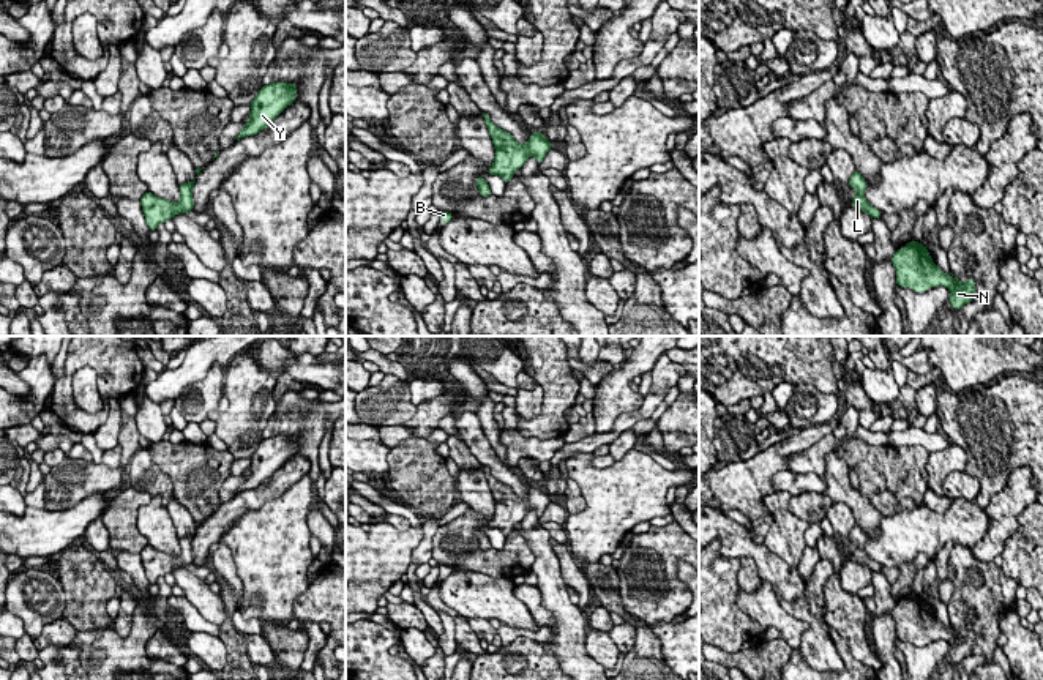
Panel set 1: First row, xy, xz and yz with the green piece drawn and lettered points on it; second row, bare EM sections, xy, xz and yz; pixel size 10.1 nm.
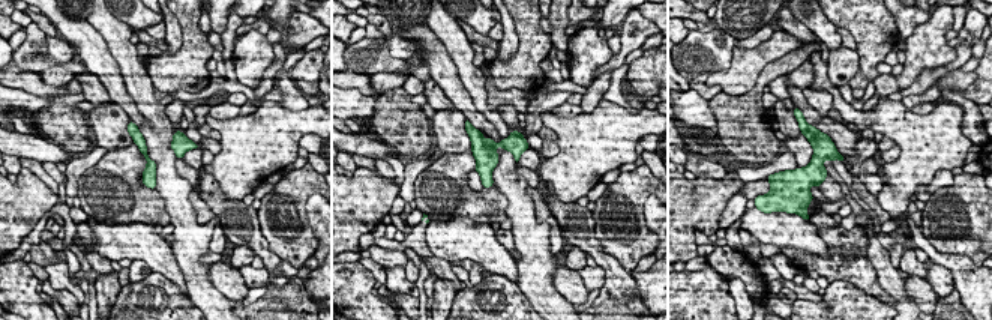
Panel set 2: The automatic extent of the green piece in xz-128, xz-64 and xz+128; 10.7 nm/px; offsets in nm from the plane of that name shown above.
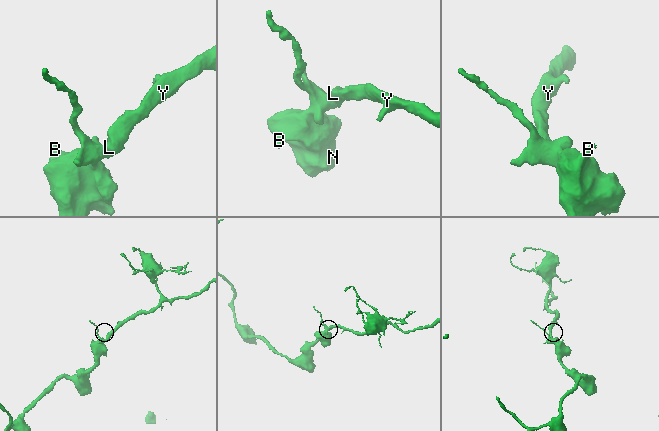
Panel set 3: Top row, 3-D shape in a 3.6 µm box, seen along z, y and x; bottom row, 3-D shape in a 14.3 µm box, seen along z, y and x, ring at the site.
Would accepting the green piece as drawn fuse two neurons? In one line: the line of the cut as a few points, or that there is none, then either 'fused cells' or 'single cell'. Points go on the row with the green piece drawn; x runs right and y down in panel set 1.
no cut; single cell

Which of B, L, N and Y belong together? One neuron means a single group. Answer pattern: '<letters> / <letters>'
B L N Y

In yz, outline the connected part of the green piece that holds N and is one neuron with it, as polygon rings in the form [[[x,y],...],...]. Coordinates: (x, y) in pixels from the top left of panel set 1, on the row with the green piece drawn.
[[[920,241],[906,243],[896,249],[892,263],[896,270],[896,286],[909,287],[914,292],[926,292],[931,287],[945,286],[950,290],[950,303],[955,309],[972,303],[975,293],[974,278],[964,284],[953,273],[945,275],[937,263],[931,260],[928,248]]]

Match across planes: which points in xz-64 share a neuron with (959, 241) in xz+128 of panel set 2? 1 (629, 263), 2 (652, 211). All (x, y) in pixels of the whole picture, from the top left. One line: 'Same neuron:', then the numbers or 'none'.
Same neuron: 1

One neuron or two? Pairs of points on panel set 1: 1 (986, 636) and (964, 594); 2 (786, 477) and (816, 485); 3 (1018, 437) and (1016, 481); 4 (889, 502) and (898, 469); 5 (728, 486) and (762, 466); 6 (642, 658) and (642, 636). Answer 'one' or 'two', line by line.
1: one
2: one
3: two
4: one
5: one
6: one

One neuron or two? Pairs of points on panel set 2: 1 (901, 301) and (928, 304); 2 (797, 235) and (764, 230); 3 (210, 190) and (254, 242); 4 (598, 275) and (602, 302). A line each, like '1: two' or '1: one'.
1: two
2: one
3: one
4: two

